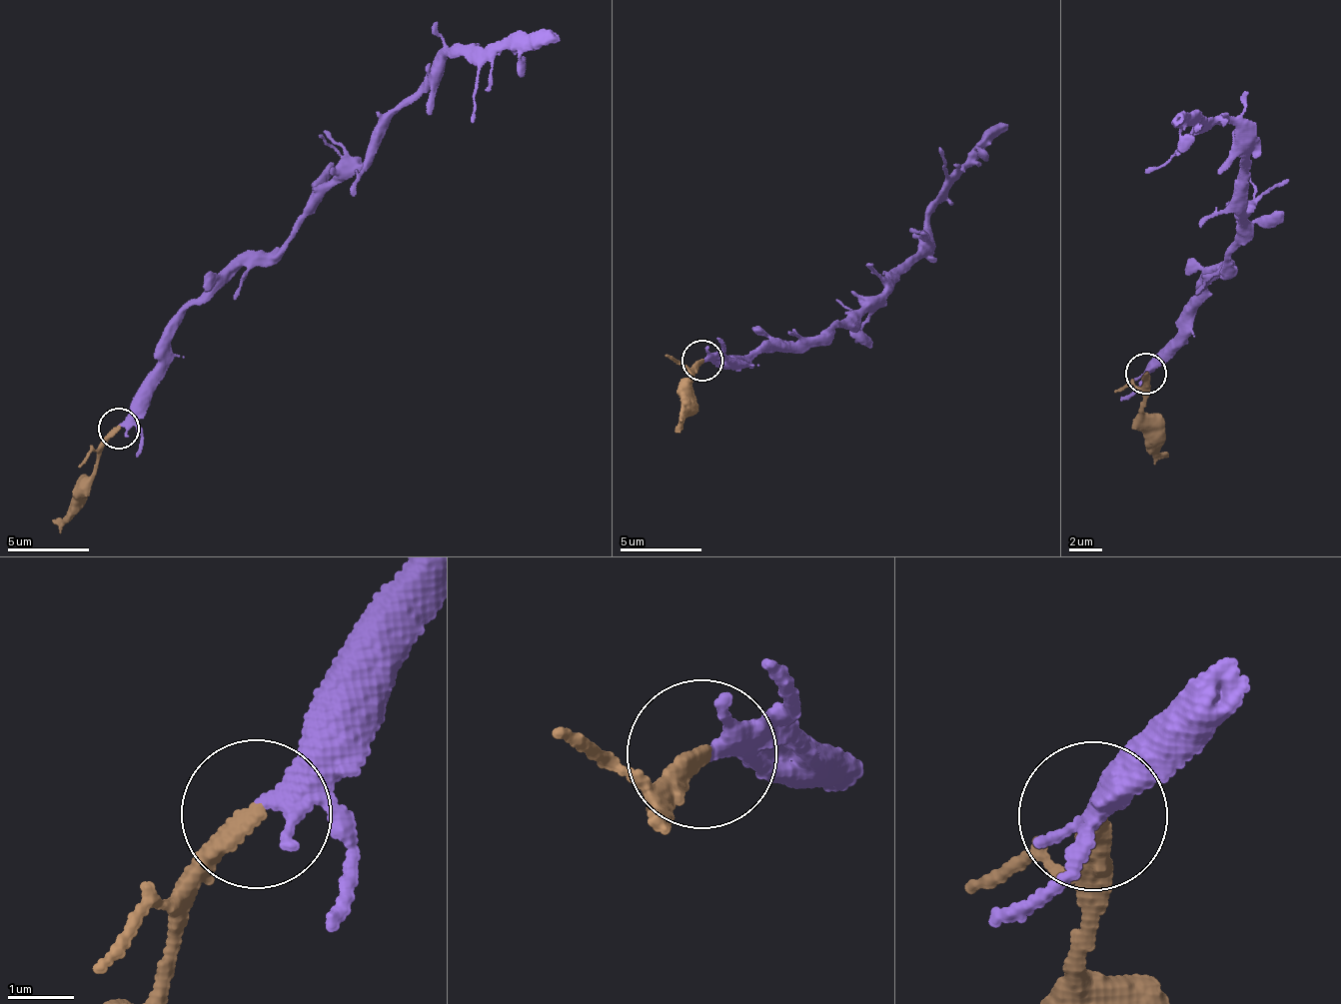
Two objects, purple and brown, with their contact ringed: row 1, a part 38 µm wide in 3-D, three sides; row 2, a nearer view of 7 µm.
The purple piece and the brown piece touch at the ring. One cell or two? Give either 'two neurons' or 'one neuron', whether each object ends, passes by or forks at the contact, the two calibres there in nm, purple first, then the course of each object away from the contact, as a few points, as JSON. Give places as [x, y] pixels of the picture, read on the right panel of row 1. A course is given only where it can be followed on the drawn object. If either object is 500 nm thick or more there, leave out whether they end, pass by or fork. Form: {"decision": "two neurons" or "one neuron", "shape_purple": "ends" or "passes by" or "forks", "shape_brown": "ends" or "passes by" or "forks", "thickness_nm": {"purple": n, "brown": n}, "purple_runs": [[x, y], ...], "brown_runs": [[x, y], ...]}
{"decision": "one neuron", "shape_purple": "forks", "shape_brown": "ends", "thickness_nm": {"purple": 200, "brown": 320}, "purple_runs": [[1145, 371], [1217, 269], [1224, 276], [1248, 215], [1240, 207], [1251, 160], [1231, 124], [1177, 125]], "brown_runs": [[1145, 375], [1144, 429], [1169, 459]]}

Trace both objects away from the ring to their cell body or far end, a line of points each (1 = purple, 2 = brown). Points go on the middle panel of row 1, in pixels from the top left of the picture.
1: (701, 359), (742, 358), (815, 340), (873, 308), (884, 281), (904, 271), (929, 221), (965, 171), (1007, 126)
2: (702, 360), (691, 374), (693, 389), (681, 434)

